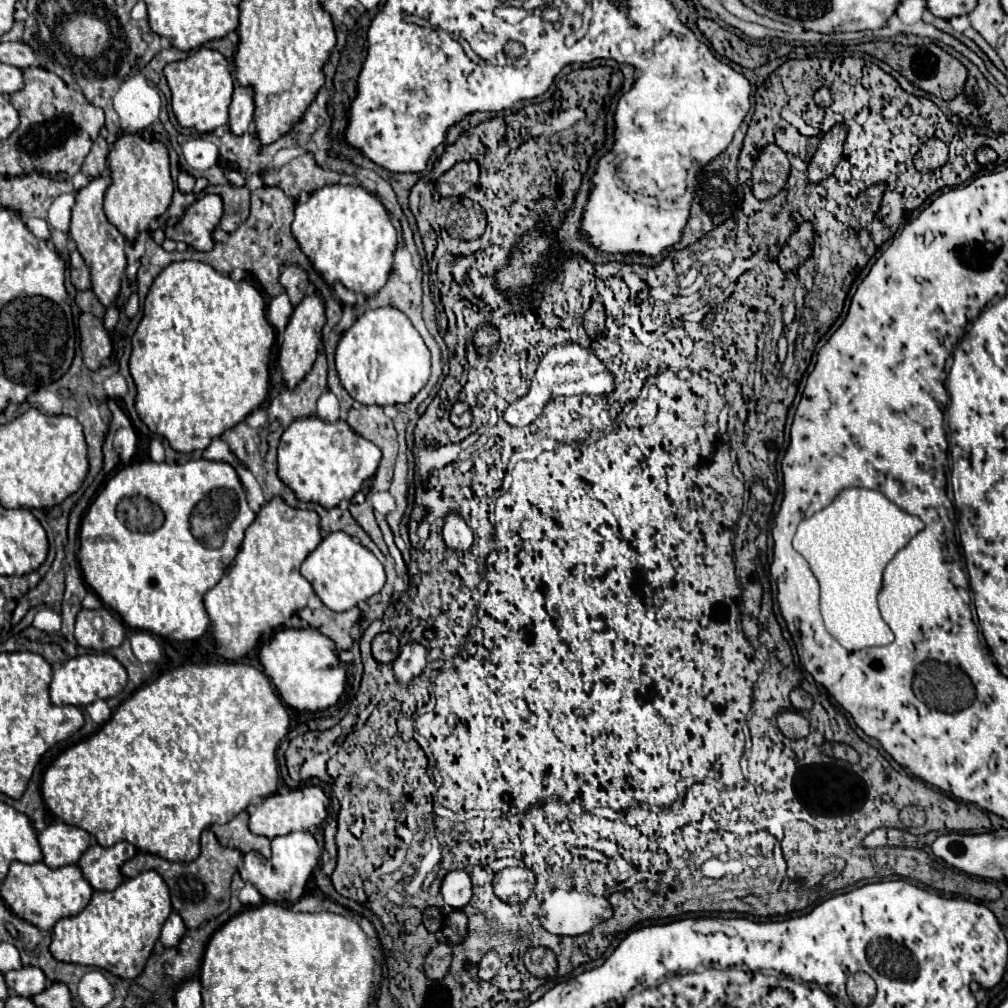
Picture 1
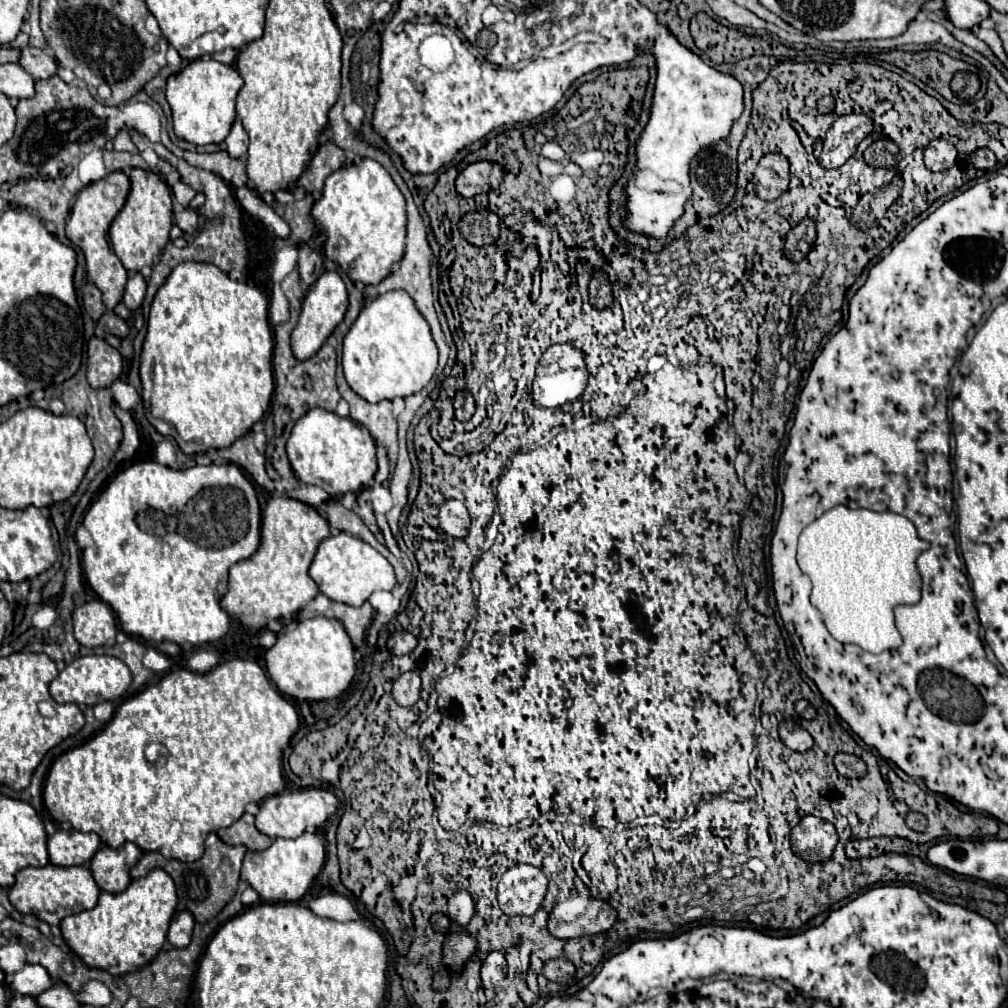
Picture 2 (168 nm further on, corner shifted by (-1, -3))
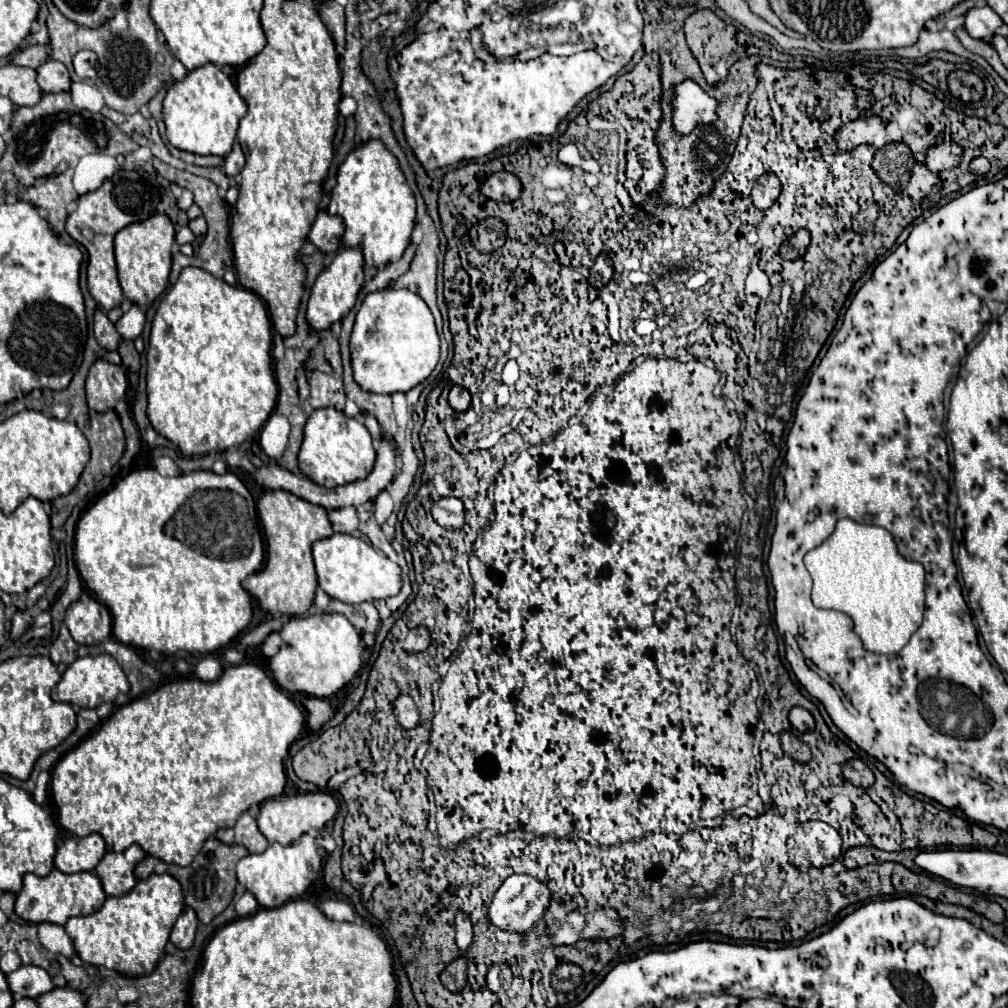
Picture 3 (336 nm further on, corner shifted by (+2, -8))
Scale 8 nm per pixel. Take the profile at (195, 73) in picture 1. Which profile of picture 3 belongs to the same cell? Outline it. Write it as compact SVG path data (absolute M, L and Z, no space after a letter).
M205 64L191 70L183 80L173 82L163 100L163 118L167 140L171 146L193 154L227 156L237 136L239 120L245 116L247 104L229 76L215 64Z

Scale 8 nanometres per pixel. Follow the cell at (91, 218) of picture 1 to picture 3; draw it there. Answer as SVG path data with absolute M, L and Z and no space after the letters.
M119 170L109 180L105 180L101 188L79 196L75 212L69 214L67 218L65 224L67 234L79 244L83 244L89 252L89 266L87 266L89 292L105 312L113 310L123 302L123 290L117 280L117 268L113 256L113 238L127 224L149 218L157 210L157 204L159 204L159 192L155 186L149 184L147 178L143 178L135 170L127 172Z

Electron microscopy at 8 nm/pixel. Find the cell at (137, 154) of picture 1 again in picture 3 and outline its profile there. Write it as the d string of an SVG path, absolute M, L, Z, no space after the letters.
M155 212L141 224L129 224L115 236L115 260L119 270L119 282L125 298L139 306L149 306L167 286L171 270L171 246L175 244L173 222L167 214Z

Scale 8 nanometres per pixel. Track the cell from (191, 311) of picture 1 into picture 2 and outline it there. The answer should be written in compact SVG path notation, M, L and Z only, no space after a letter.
M196 261L180 263L178 267L174 267L174 271L166 279L166 283L158 289L158 293L152 301L152 307L150 307L148 335L146 335L146 341L144 341L142 361L140 361L140 379L142 379L142 389L144 389L142 403L144 403L144 413L146 413L148 421L156 427L158 433L172 437L186 455L206 453L212 447L220 449L220 447L232 445L238 437L246 435L252 429L252 425L258 423L266 415L266 411L270 407L272 393L274 393L272 347L274 347L274 339L272 339L270 321L268 321L268 299L256 287L252 287L248 283L242 283L242 281L232 281L226 273L222 273L212 263L196 263Z

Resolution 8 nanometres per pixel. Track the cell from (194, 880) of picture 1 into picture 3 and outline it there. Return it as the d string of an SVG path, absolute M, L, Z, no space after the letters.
M209 838L203 848L201 848L201 854L193 860L193 864L181 868L177 864L165 864L163 860L155 858L155 856L145 856L145 860L141 860L135 868L135 878L137 880L143 880L147 878L149 874L171 874L183 888L183 898L185 898L185 906L193 908L197 912L197 918L203 922L203 924L211 924L211 920L221 914L233 900L233 892L235 892L235 884L237 884L237 878L235 878L235 866L237 862L247 856L247 848L245 846L239 846L239 844L233 844L233 846L227 846L223 842L219 842L217 838Z

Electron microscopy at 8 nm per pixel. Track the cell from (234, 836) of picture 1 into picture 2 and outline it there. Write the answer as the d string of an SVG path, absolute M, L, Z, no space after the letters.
M244 813L234 825L230 825L228 829L220 829L218 831L220 839L228 845L246 845L250 851L262 851L268 849L272 839L266 837L264 833L260 833L254 827L254 815Z

